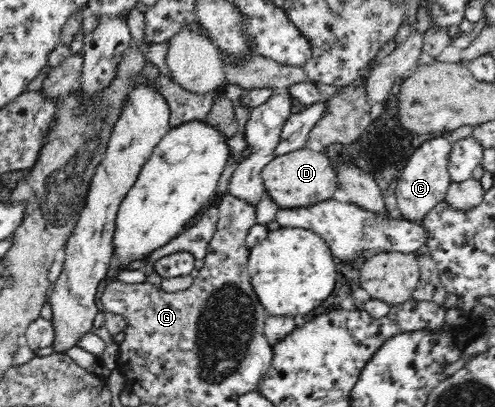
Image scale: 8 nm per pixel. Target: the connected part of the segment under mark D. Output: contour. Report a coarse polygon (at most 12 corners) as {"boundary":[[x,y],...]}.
{"boundary":[[306,146],[261,171],[281,209],[331,199],[329,157]]}

